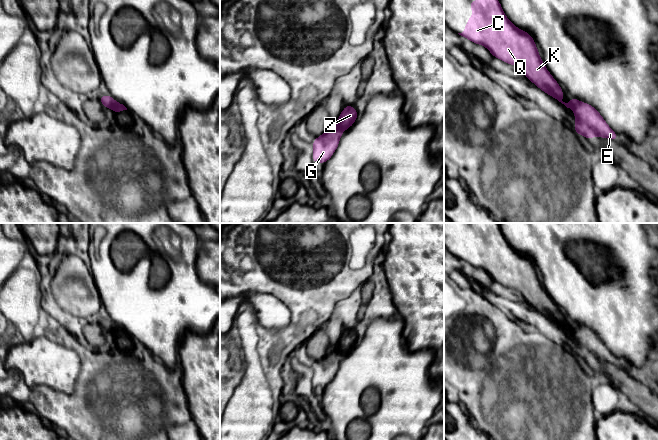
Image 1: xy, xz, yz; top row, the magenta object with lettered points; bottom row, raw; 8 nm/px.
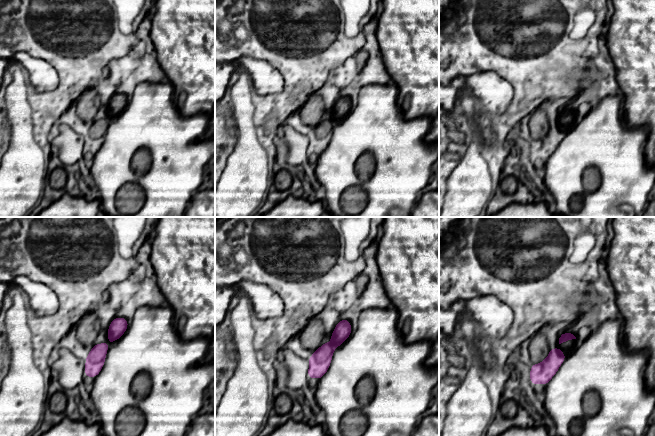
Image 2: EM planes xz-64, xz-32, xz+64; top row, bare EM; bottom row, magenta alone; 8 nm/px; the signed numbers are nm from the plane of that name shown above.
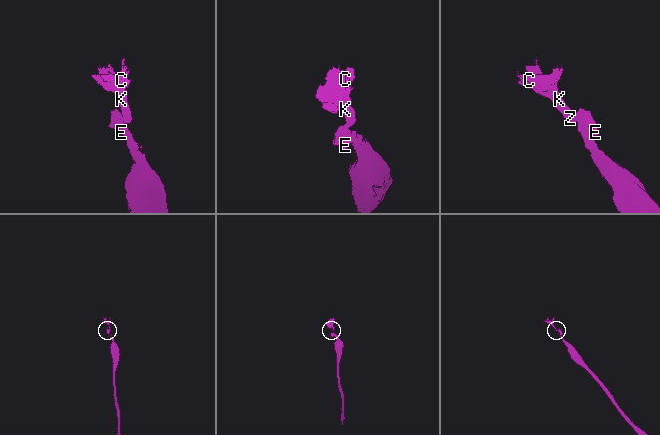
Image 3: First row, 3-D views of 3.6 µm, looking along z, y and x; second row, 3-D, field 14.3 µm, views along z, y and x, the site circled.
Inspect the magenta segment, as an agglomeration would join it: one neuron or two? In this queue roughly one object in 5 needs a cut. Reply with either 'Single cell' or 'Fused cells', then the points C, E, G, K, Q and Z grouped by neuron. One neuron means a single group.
Single cell. Groups: C E G K Q Z

